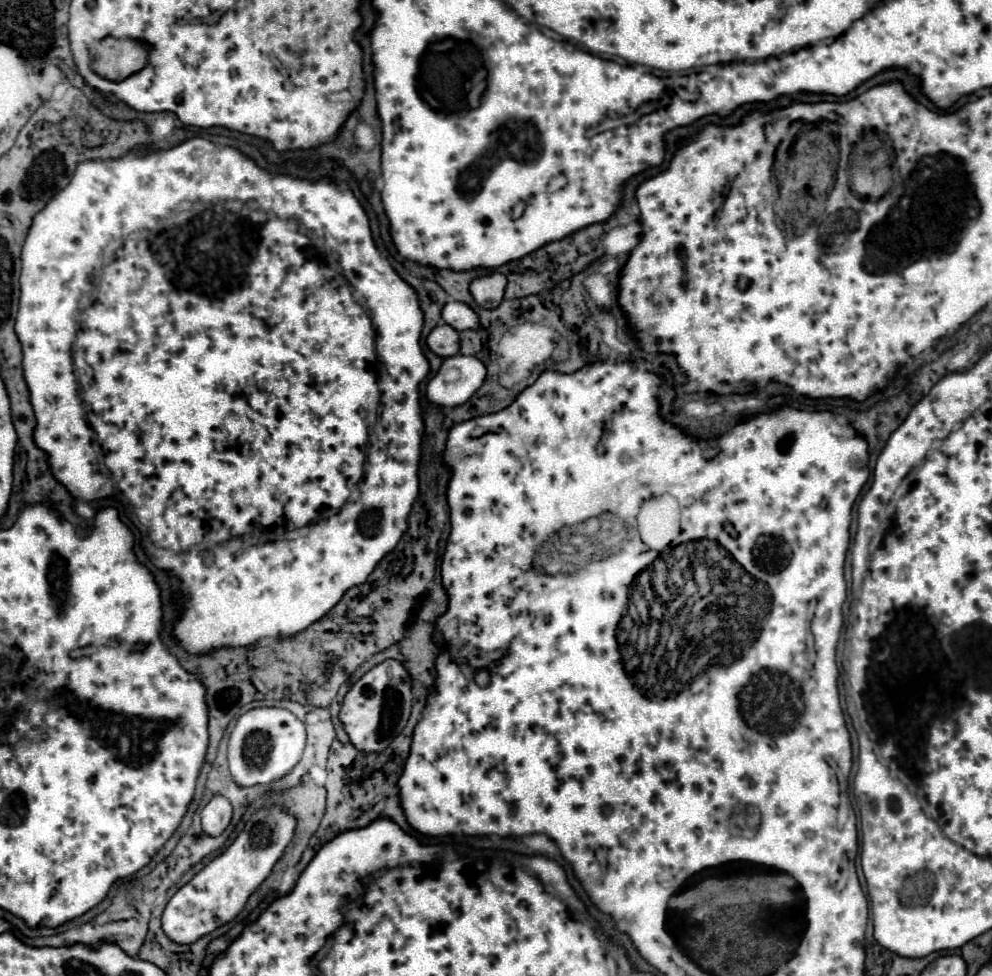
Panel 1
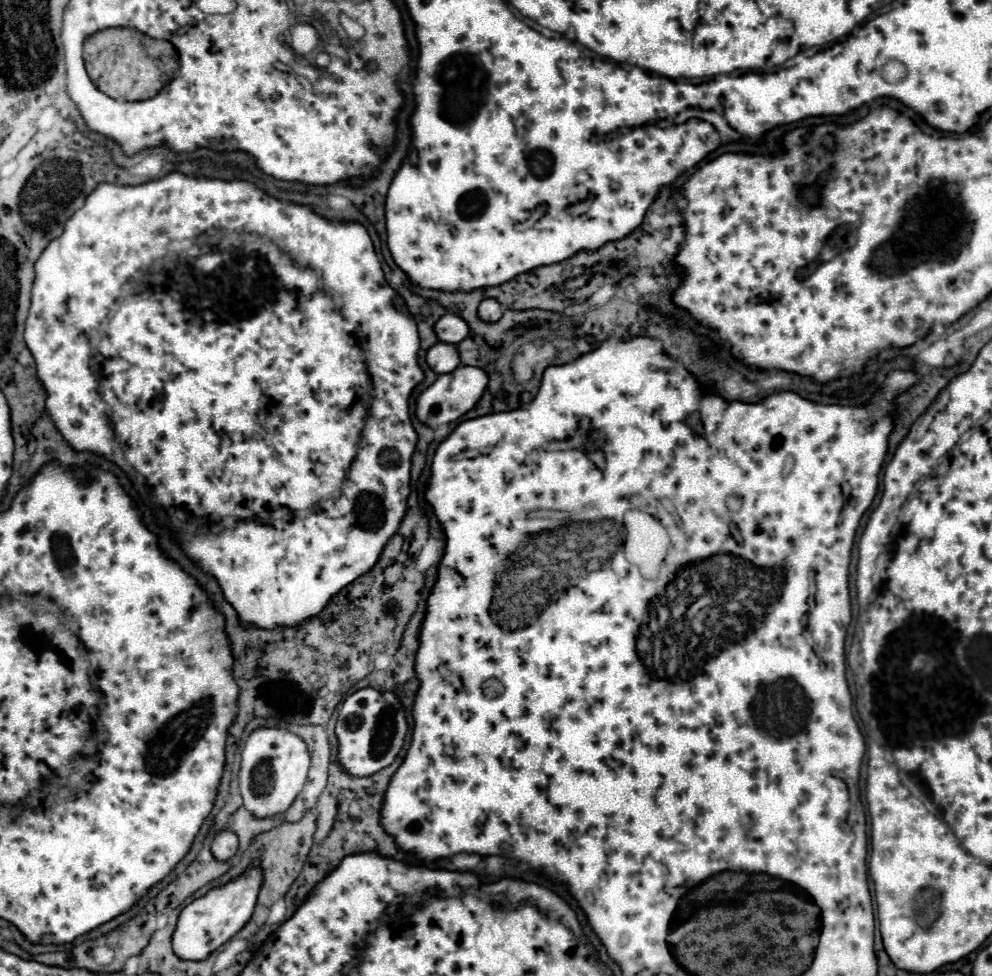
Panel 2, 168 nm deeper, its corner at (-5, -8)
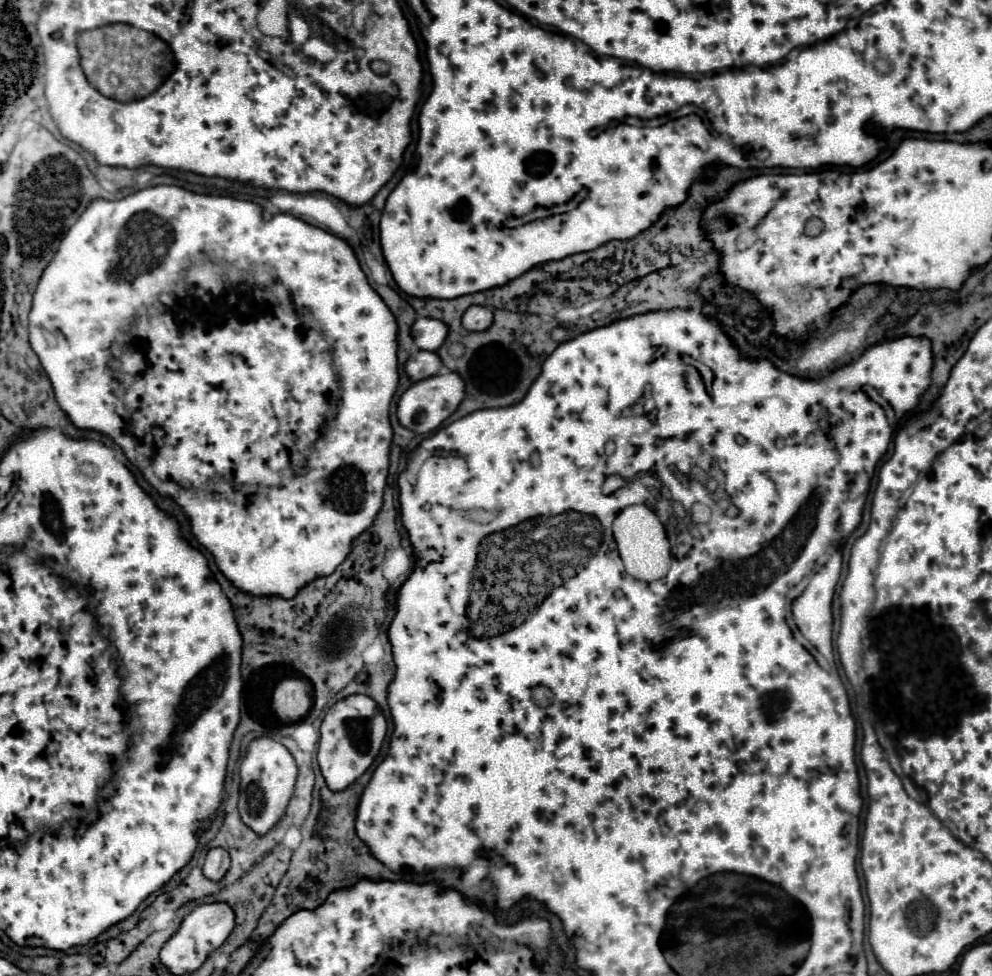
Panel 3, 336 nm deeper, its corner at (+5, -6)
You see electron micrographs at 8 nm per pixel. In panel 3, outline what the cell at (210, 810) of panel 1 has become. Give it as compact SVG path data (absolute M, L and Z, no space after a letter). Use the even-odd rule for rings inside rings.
M214 847L208 851L206 855L206 863L204 863L204 875L212 881L218 881L224 877L224 873L230 867L230 855L226 849L222 847Z

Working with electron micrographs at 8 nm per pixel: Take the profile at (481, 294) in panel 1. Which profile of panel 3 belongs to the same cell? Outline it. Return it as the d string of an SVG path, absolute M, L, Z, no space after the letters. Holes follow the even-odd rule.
M472 305L462 315L462 325L468 331L484 331L492 323L492 309L482 305Z

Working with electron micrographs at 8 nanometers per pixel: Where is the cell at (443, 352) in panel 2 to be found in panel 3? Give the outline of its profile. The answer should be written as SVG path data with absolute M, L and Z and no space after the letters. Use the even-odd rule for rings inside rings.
M418 351L406 363L406 373L412 381L420 381L436 375L442 369L442 361L434 351Z

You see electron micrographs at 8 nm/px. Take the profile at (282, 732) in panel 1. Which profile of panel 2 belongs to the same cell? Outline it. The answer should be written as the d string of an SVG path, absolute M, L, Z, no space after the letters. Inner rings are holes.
M256 729L246 739L240 767L240 793L244 807L254 817L274 817L284 813L302 791L310 767L310 755L304 741L286 729Z

